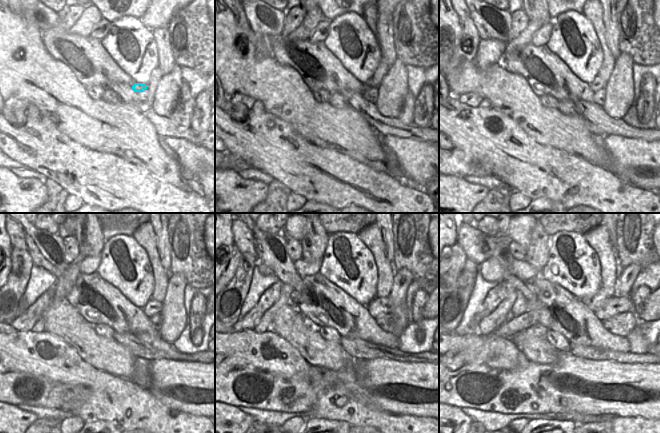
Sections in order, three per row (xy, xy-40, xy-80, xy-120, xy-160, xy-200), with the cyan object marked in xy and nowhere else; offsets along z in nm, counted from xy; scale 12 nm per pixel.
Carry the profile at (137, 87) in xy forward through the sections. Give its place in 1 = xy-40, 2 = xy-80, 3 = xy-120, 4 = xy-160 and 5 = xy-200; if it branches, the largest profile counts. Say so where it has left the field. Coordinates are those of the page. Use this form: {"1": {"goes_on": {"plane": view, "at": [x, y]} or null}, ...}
{"1": {"goes_on": {"plane": "xy-40", "at": [369, 84]}}, "2": {"goes_on": {"plane": "xy-80", "at": [597, 84]}}, "3": {"goes_on": {"plane": "xy-120", "at": [152, 307]}}, "4": {"goes_on": {"plane": "xy-160", "at": [378, 307]}}, "5": {"goes_on": {"plane": "xy-200", "at": [613, 306]}}}

